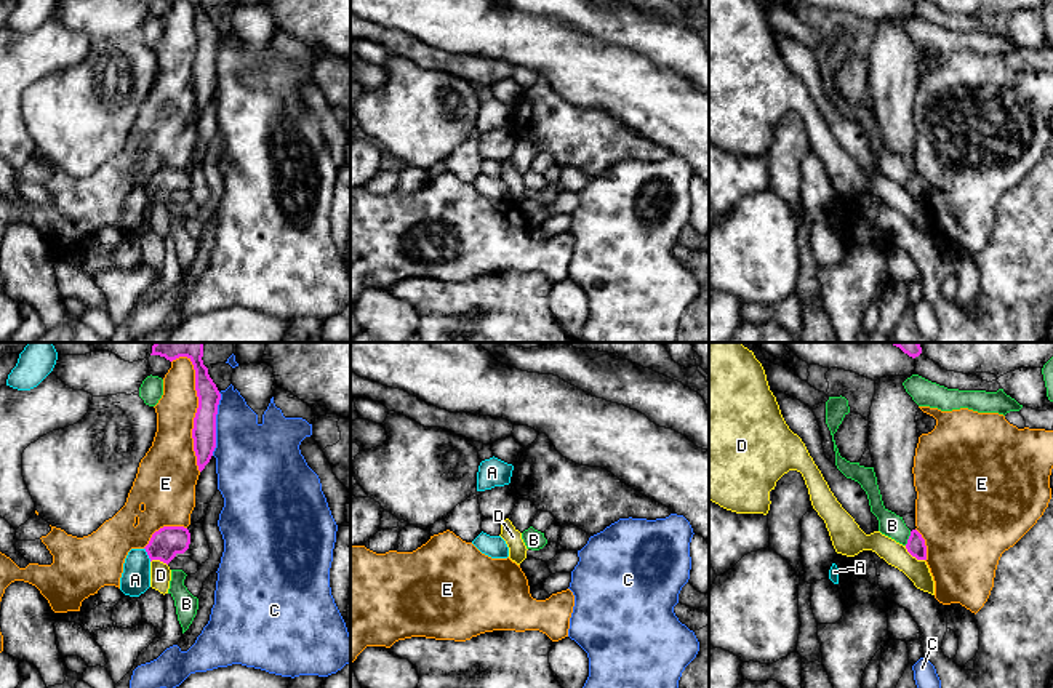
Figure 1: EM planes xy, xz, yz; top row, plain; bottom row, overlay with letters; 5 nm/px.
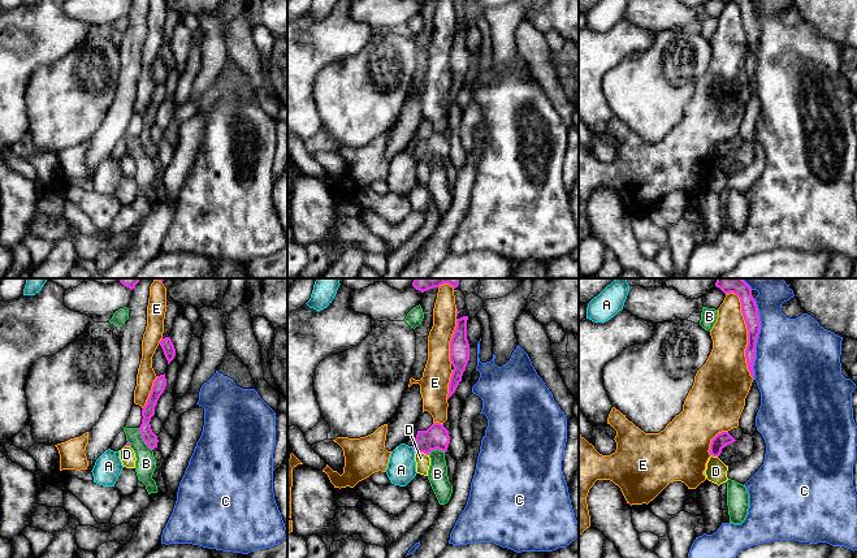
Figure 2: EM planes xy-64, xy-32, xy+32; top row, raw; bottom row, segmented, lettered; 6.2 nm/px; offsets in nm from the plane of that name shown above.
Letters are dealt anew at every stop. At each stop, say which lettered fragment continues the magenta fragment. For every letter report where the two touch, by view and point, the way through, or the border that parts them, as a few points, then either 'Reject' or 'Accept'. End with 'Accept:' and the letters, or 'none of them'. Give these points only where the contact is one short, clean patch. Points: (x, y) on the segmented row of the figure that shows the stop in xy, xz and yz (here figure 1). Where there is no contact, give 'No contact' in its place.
A: Touches magenta at xy (148, 554). Boundary: xy (144, 548), (151, 560). Reject
B: Touches magenta at yz (909, 538). Reject
C: Touches magenta at xy (215, 424). Reject
D: Touches magenta at yz (914, 556). Boundary: yz (904, 546), (912, 556), (924, 560). Reject
E: Touches magenta at xy (197, 412). Reject
Accept: none of them

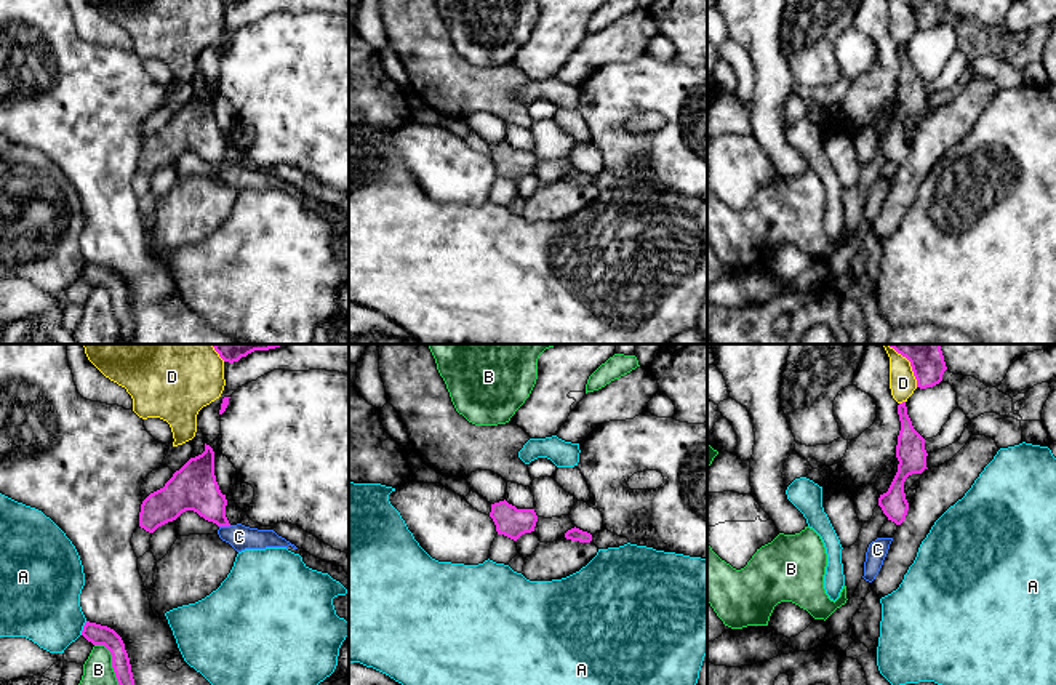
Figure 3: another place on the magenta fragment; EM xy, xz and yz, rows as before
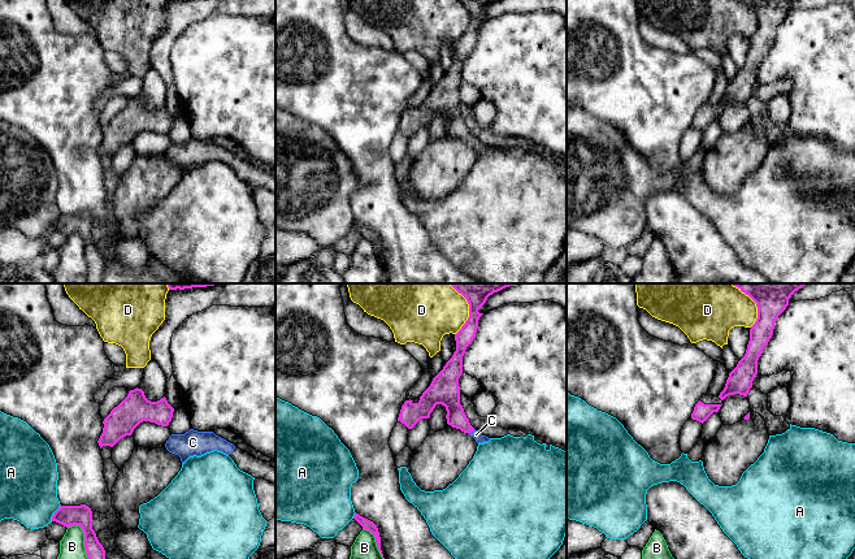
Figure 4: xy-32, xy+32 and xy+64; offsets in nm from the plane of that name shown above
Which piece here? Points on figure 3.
A: Touches magenta at xy (84, 628). Reject
B: Touches magenta at xy (112, 661). Reject
C: Touches magenta at xy (224, 525). Path across: xy (194, 487), (210, 503), (224, 525), (239, 536). Accept
D: Touches magenta at yz (911, 364). Reject
Accept: C

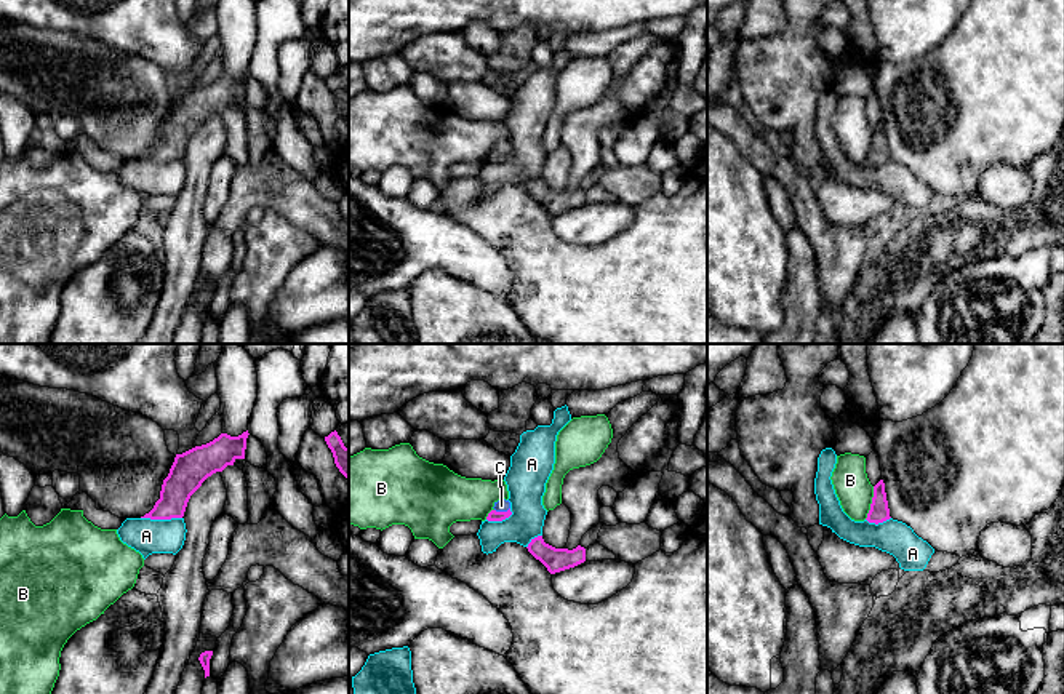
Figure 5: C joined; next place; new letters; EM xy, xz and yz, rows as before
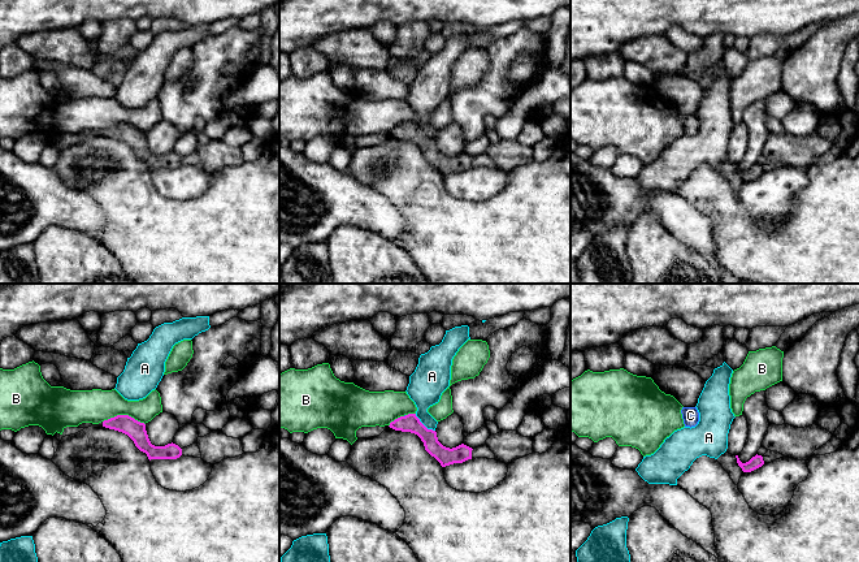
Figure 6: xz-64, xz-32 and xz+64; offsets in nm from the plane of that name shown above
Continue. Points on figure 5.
A: Touches magenta at xy (162, 518). Boundary: xy (141, 517), (181, 518). Reject
B: Touches magenta at yz (872, 502). Boundary: yz (874, 486), (871, 509), (864, 518). Reject
C: Touches magenta at xz (501, 512). Path across: xz (493, 515), (501, 512), (501, 506). Accept
Accept: C

